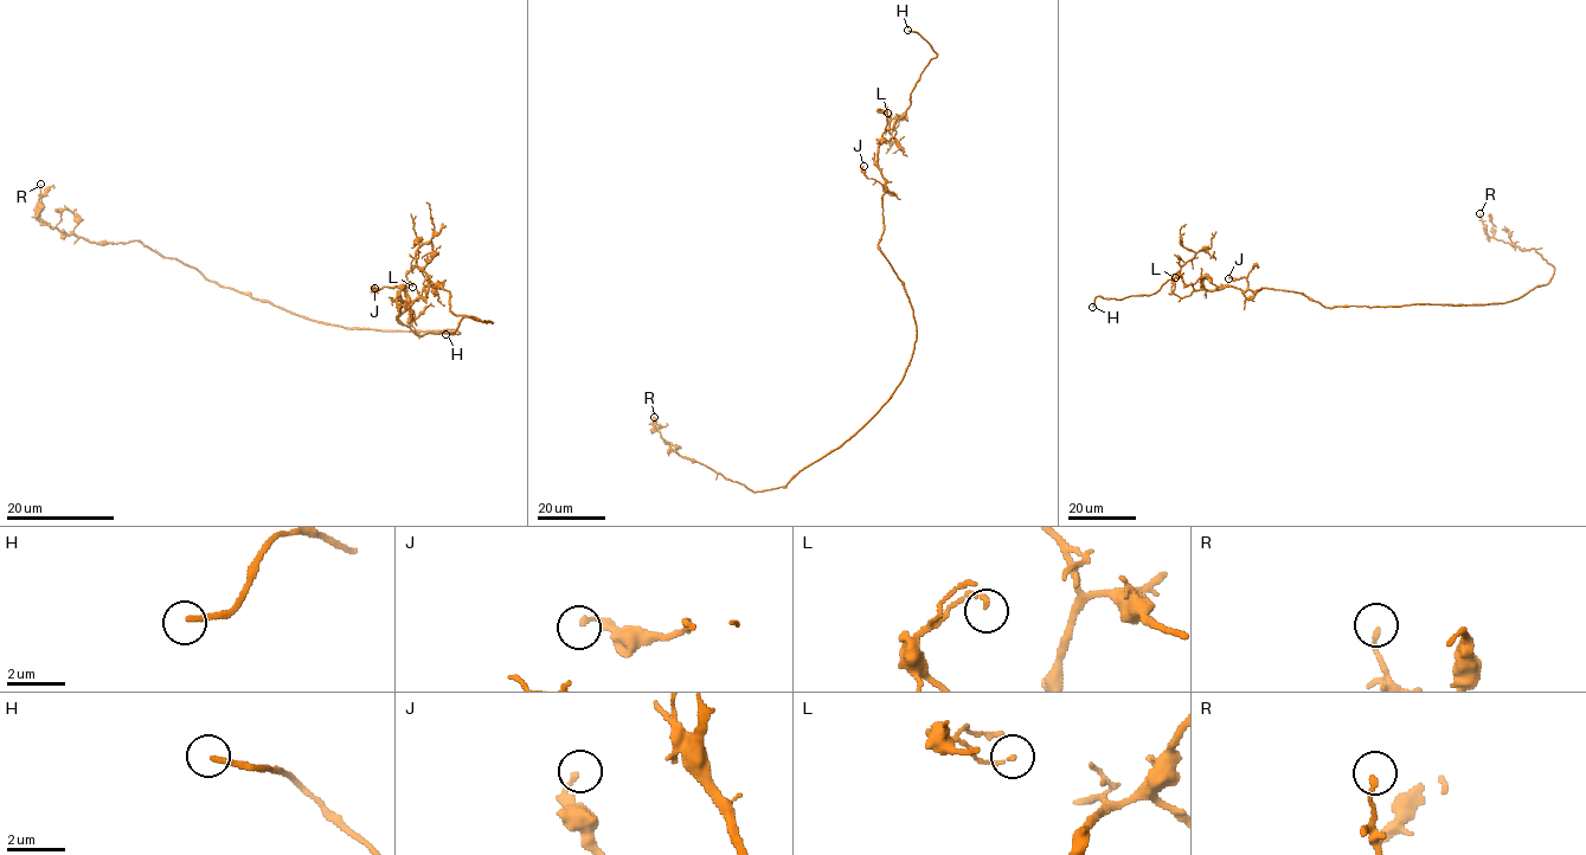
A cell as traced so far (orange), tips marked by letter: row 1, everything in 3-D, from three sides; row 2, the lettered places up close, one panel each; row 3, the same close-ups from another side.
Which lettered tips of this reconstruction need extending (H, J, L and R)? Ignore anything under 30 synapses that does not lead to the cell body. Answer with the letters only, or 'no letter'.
H

